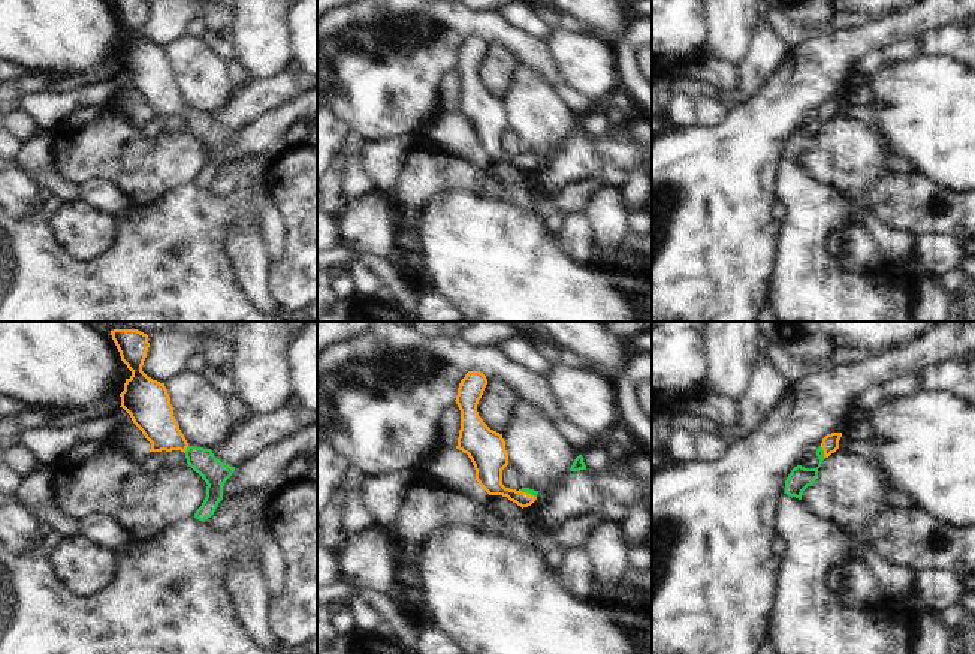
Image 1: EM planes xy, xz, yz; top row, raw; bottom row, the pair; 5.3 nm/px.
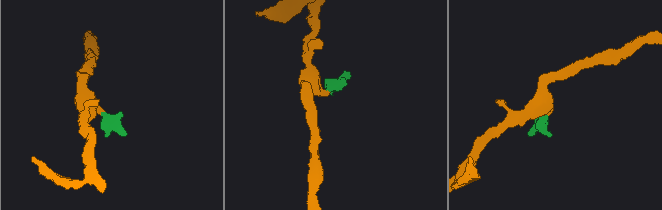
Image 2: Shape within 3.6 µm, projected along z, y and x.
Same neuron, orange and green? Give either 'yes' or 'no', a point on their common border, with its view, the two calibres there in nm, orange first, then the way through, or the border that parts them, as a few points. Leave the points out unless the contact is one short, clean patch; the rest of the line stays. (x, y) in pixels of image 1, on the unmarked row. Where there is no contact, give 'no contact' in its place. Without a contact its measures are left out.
yes; meets orange in yz at (824, 117); 100 nm thick on the orange side, 120 nm on the other; runs through yz (830, 108), (824, 117), (821, 127), (799, 144)

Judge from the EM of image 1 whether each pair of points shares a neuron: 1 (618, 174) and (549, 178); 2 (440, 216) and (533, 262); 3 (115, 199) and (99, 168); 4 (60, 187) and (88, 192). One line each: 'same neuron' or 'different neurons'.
1: same neuron
2: same neuron
3: different neurons
4: different neurons

